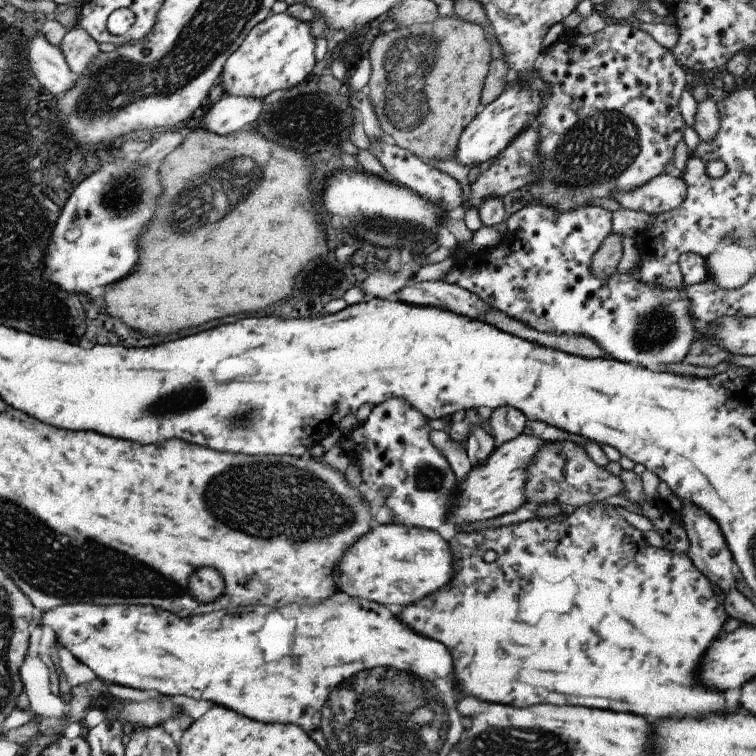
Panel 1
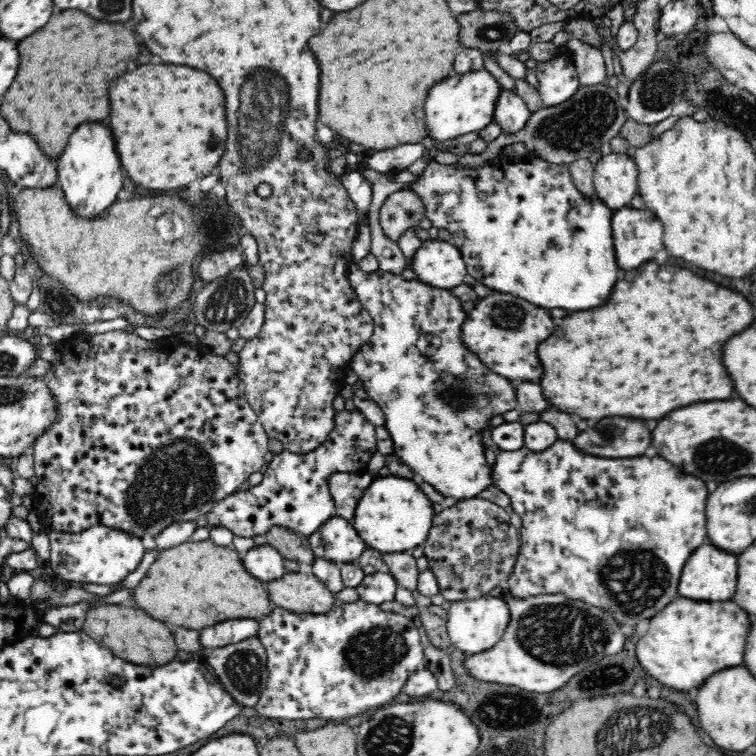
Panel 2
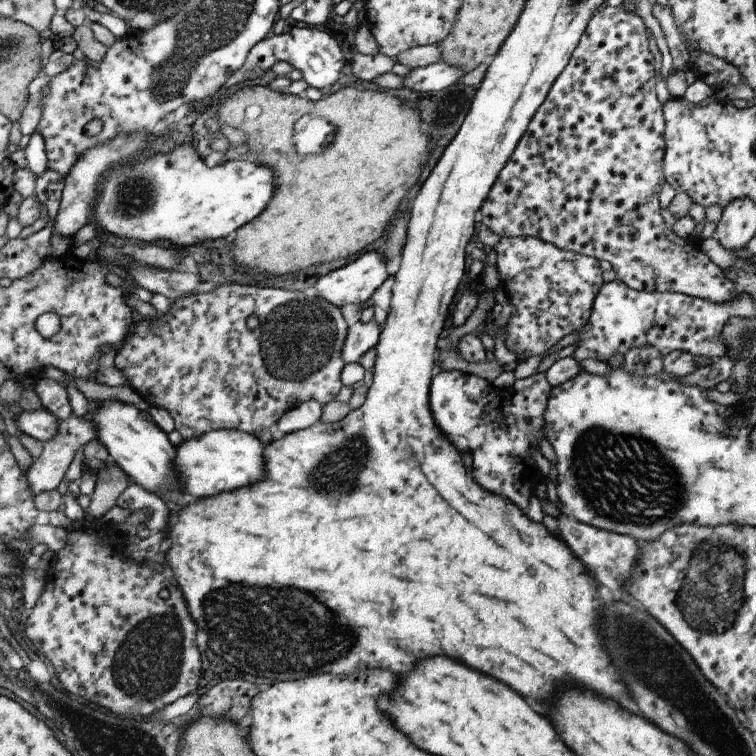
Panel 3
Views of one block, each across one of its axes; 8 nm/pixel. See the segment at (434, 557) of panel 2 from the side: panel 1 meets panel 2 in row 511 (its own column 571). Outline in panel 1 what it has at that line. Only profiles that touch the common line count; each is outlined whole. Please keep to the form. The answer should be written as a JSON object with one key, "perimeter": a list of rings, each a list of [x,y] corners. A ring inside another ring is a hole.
{"perimeter":[[[548,440],[546,446],[534,456],[534,462],[528,468],[528,478],[524,486],[525,505],[533,510],[544,505],[559,504],[562,507],[565,504],[569,510],[573,510],[616,496],[622,490],[624,484],[620,477],[588,458],[582,445],[569,440]]]}

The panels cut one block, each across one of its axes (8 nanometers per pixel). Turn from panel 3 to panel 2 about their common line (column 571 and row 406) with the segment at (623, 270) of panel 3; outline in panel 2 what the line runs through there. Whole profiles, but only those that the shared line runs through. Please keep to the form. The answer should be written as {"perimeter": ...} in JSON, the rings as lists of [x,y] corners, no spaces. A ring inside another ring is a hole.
{"perimeter":[[[123,330],[95,335],[81,332],[70,337],[69,340],[57,343],[61,358],[51,362],[51,369],[43,378],[54,395],[58,414],[52,426],[44,434],[40,434],[36,442],[32,444],[34,475],[37,480],[33,496],[33,511],[48,526],[48,530],[78,534],[82,530],[92,528],[92,525],[102,524],[115,530],[128,532],[140,540],[144,535],[155,538],[174,522],[195,521],[198,516],[210,512],[216,502],[238,492],[240,484],[244,484],[252,472],[258,472],[264,466],[269,436],[258,420],[256,411],[245,397],[245,389],[237,375],[236,365],[230,363],[226,356],[208,354],[208,352],[204,354],[188,345],[170,346],[168,342],[150,342],[150,340],[142,339],[135,332],[127,333]]]}

